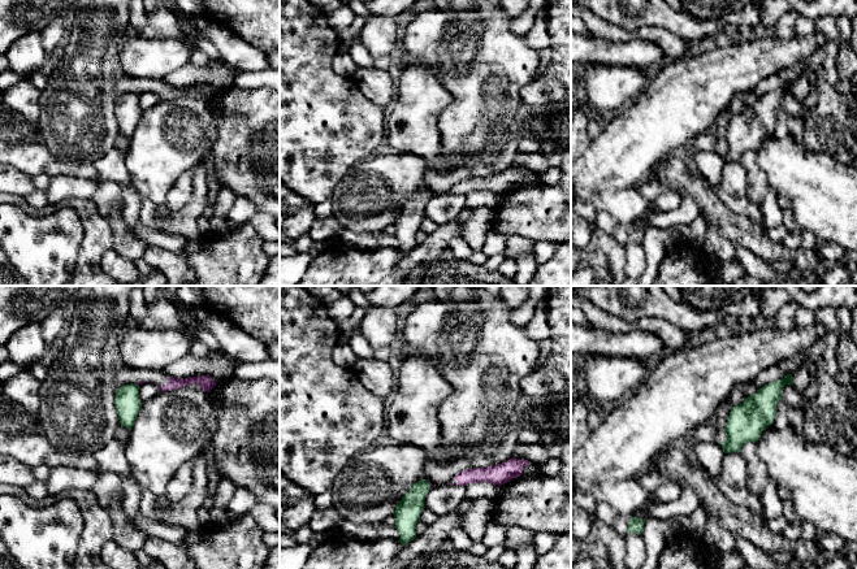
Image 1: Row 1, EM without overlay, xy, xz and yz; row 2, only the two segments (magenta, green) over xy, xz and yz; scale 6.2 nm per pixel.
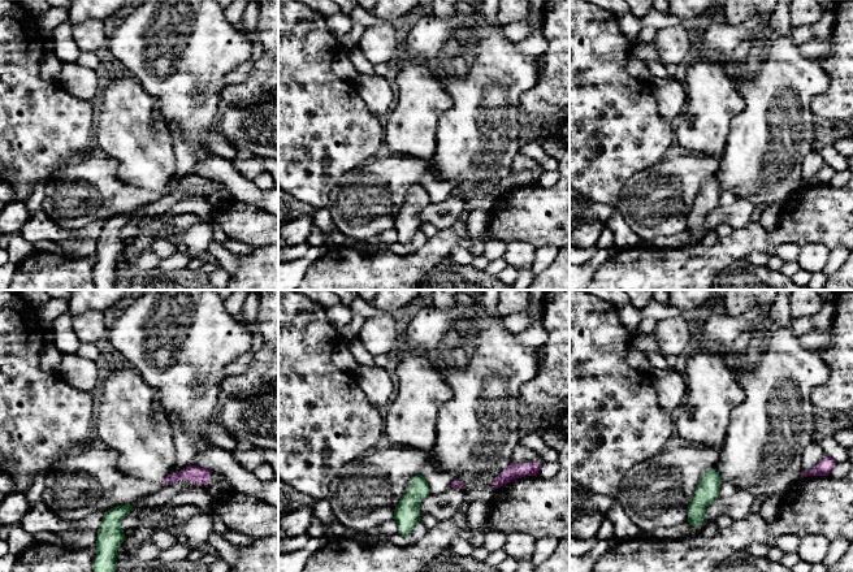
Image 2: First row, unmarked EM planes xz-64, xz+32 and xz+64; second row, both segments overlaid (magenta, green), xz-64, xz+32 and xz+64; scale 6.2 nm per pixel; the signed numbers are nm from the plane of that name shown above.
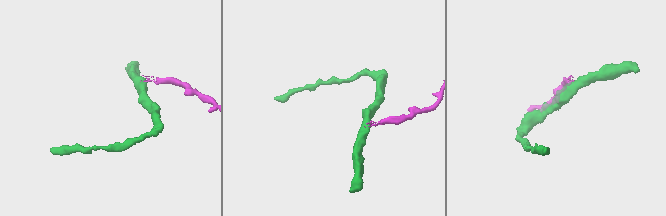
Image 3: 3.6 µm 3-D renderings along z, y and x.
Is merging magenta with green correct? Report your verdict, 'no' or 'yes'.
no

